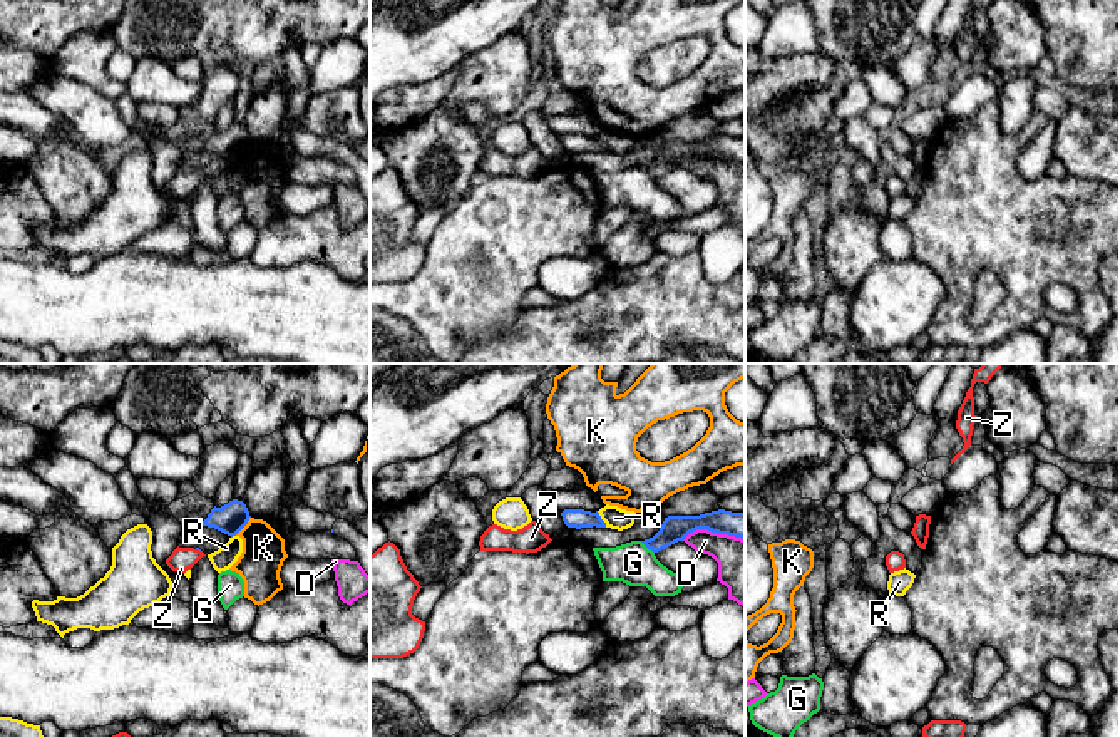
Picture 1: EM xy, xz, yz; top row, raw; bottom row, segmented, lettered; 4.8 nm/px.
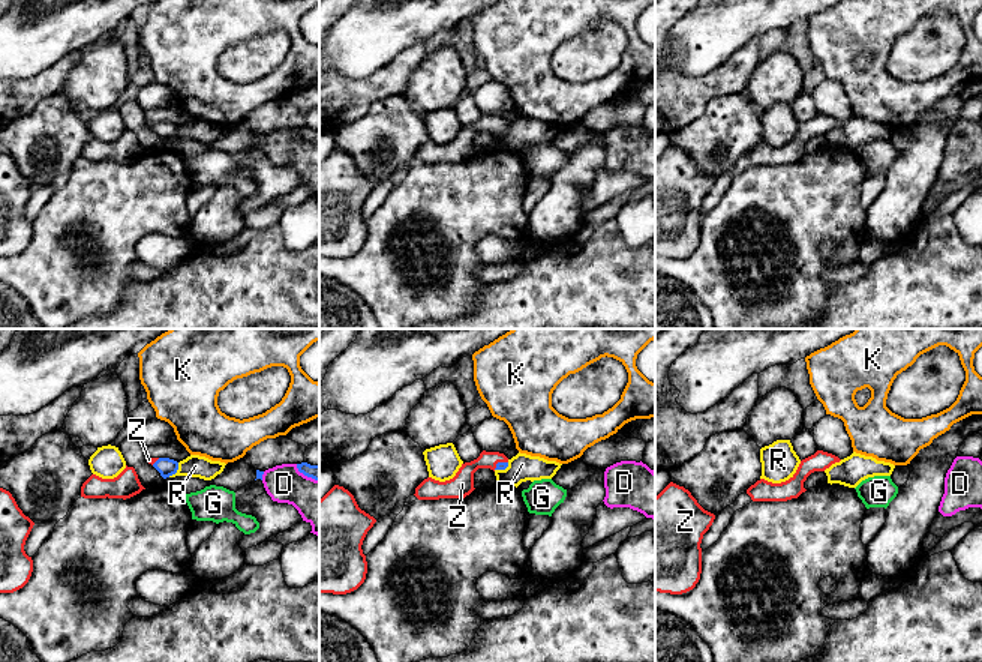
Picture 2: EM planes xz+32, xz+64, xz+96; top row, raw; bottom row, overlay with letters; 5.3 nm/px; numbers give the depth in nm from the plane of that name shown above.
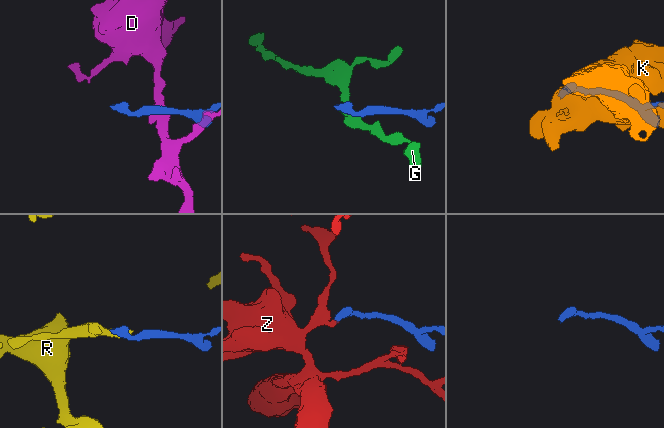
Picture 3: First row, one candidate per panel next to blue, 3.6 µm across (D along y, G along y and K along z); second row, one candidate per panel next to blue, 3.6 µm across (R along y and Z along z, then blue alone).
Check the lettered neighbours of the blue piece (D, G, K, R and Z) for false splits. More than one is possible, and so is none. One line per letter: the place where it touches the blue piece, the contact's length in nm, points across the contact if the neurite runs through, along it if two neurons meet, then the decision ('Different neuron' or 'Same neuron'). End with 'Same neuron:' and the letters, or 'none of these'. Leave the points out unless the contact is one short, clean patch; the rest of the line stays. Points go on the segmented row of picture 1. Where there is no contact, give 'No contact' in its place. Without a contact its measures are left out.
D: Touches blue at xz (712, 531). Shared border 300 nm. Boundary: xz (744, 538), (693, 530), (682, 540). Different neuron
G: Touches blue at xz (647, 546). Shared border 90 nm. Boundary: xz (640, 541), (653, 553). Different neuron
K: Touches blue at xy (243, 526). Shared border 120 nm. Boundary: xy (250, 516), (235, 535). Different neuron
R: Touches blue at xz (601, 520). Shared border 90 nm. Boundary: xz (596, 511), (606, 526). Different neuron
Z: Touches blue at xy (198, 548). Shared border 30 nm. Path across: xy (196, 548), (198, 548), (181, 560). Same neuron
Same neuron: Z

